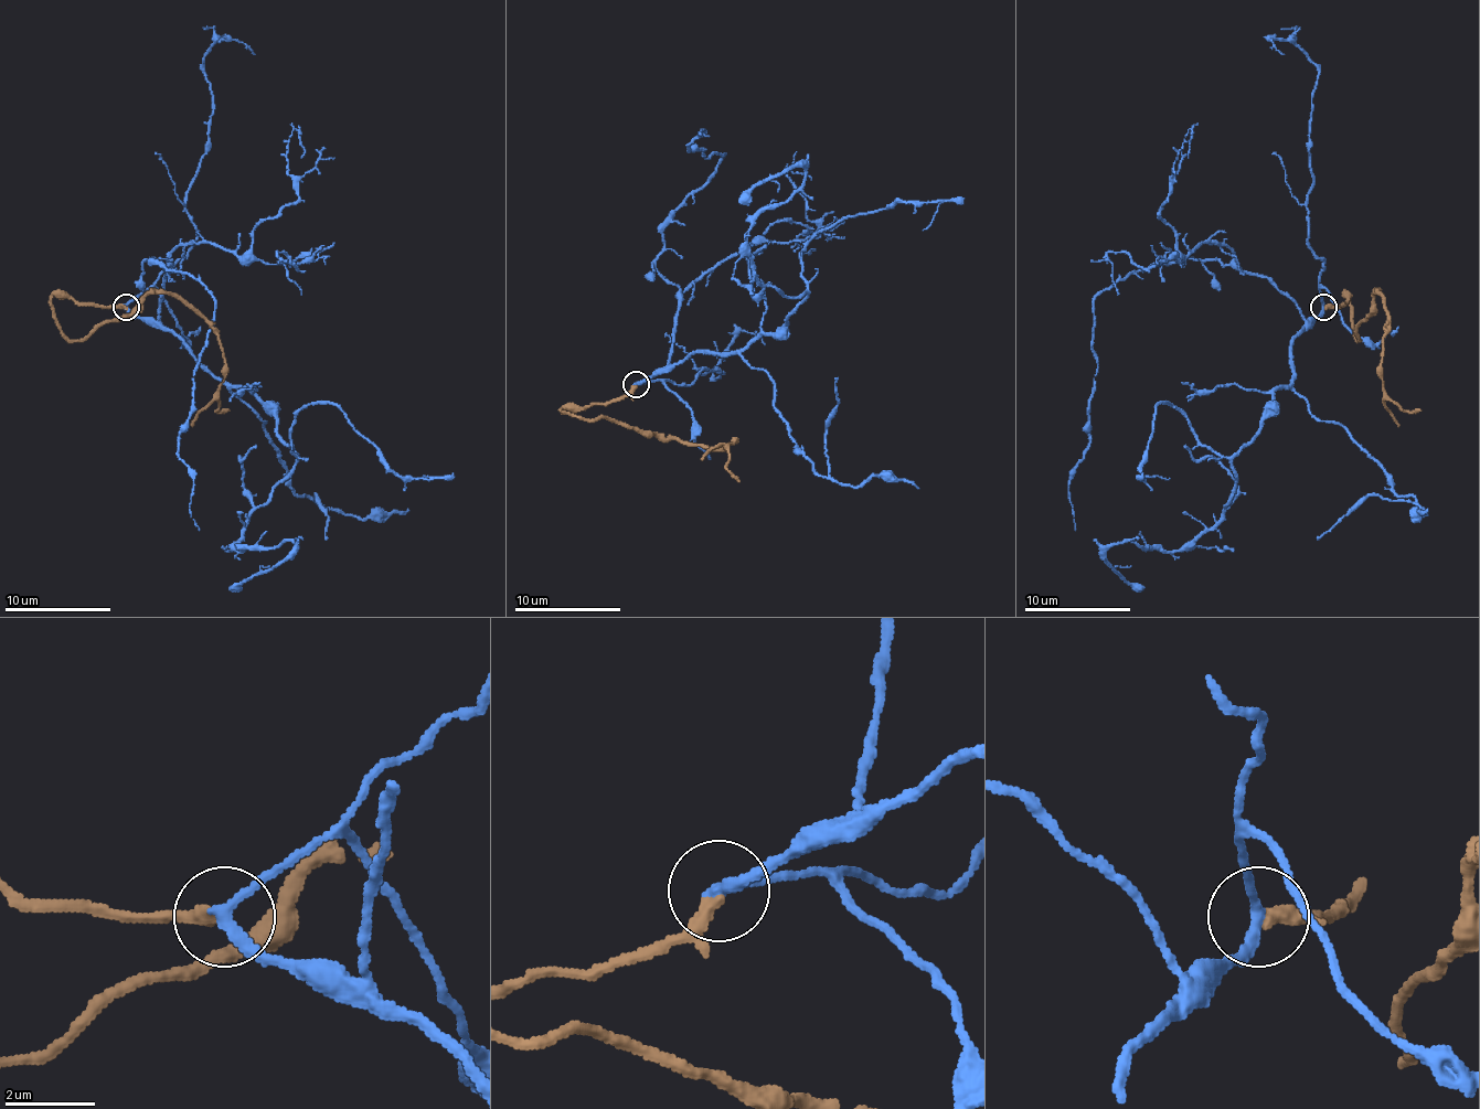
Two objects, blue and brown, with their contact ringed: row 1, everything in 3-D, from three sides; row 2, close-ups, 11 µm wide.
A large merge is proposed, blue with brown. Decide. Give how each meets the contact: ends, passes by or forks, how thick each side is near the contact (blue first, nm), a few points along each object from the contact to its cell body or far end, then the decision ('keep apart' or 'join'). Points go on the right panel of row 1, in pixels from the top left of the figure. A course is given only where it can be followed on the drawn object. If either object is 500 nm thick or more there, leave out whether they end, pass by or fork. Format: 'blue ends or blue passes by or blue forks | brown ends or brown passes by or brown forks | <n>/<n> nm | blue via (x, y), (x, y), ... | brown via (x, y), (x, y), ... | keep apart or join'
blue passes by | brown passes by | 260/220 nm | blue via (1323, 307), (1291, 342), (1294, 379), (1235, 456), (1233, 499), (1211, 528), (1179, 550), (1107, 550), (1142, 589) | brown via (1326, 307), (1347, 297), (1358, 339), (1358, 326), (1382, 297), (1384, 392), (1405, 411), (1422, 411) | join

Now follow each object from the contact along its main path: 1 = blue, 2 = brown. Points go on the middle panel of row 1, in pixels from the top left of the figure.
1: (636, 384), (692, 352), (732, 354), (777, 333), (806, 296), (764, 285), (747, 240), (804, 168), (740, 203)
2: (636, 386), (615, 400), (562, 411), (707, 447), (734, 443), (726, 466), (740, 482)

